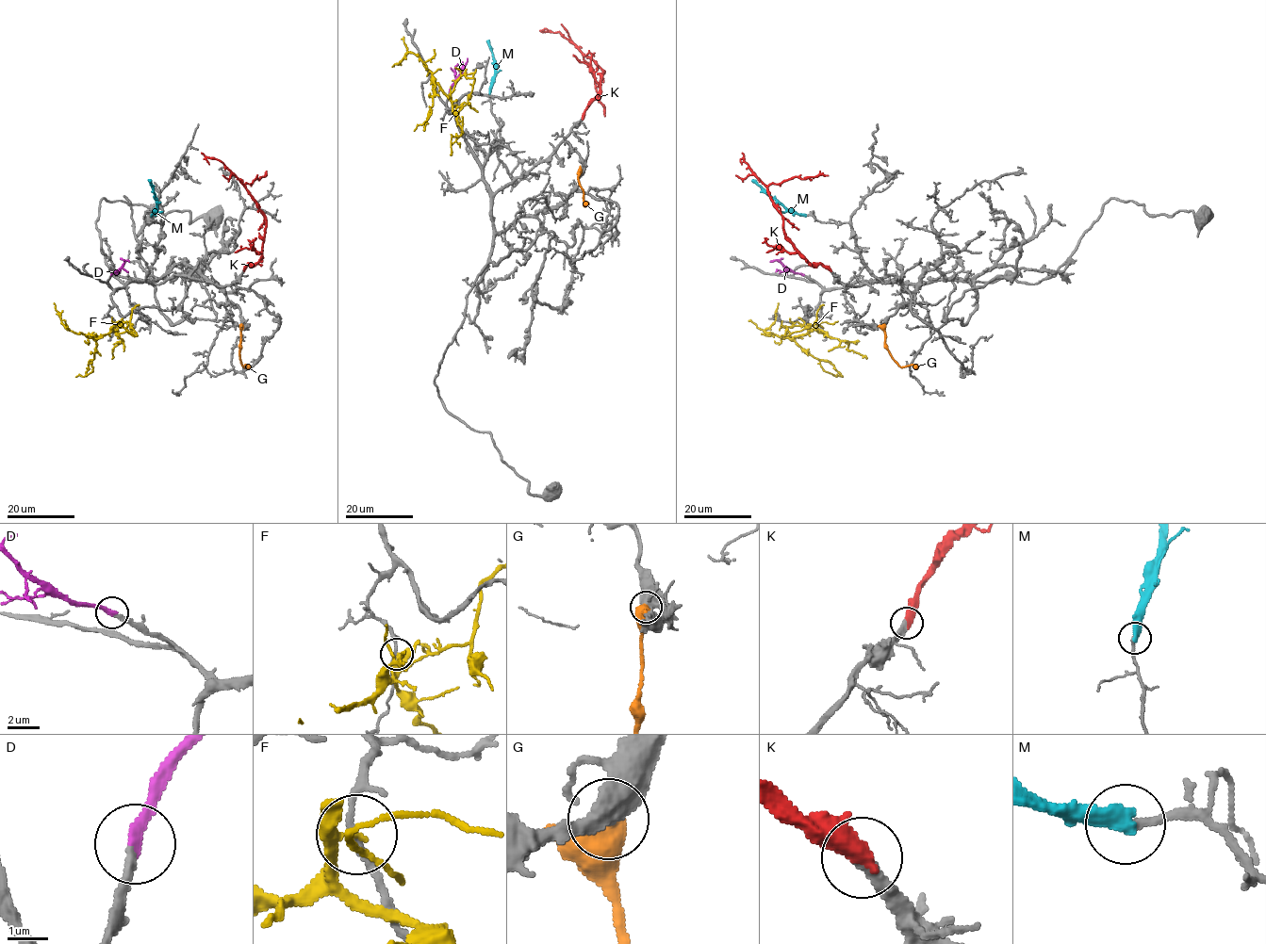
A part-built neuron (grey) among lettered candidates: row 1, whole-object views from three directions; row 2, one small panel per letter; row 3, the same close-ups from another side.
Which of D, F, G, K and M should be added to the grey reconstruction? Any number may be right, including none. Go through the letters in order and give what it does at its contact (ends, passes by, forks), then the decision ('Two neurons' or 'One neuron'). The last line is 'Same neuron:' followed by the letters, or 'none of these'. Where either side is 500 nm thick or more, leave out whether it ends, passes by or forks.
D: It ends there. One neuron
F: It passes by. Two neurons
G: Two neurons
K: One neuron
M: It ends there. Two neurons
Same neuron: D, K

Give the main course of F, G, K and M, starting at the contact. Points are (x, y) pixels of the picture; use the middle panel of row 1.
F: (452, 107), (451, 96), (454, 82), (464, 74), (473, 78), (468, 104), (459, 106), (457, 126)
G: (580, 171), (579, 186), (587, 205)
K: (583, 118), (587, 105), (600, 92), (604, 71), (583, 56), (604, 116)
M: (489, 93), (494, 70), (493, 55), (486, 40)

